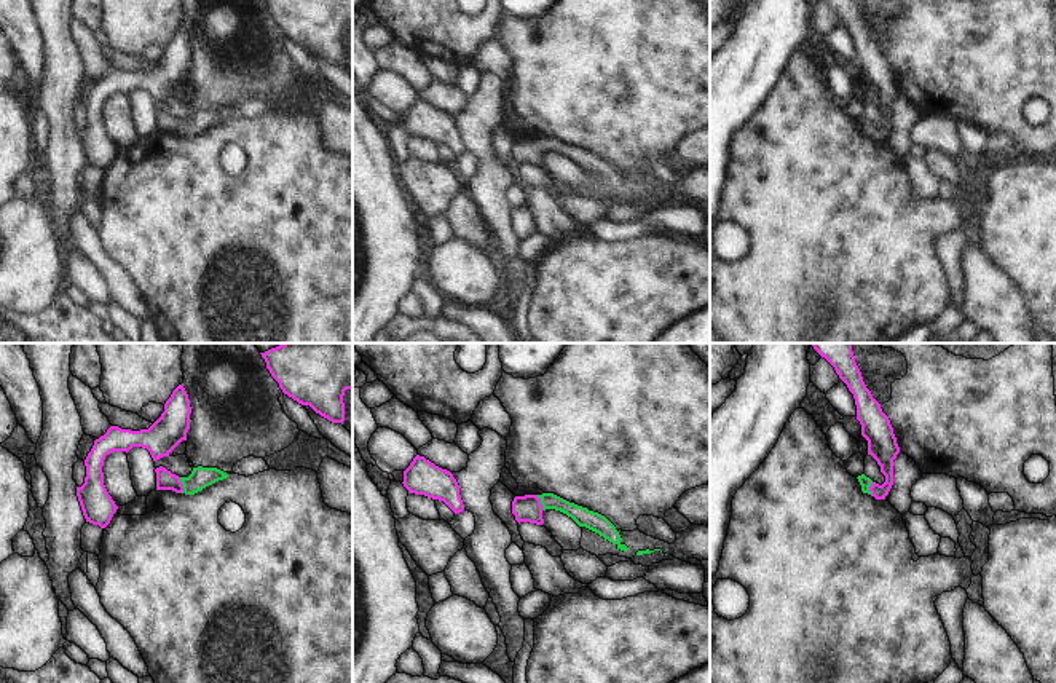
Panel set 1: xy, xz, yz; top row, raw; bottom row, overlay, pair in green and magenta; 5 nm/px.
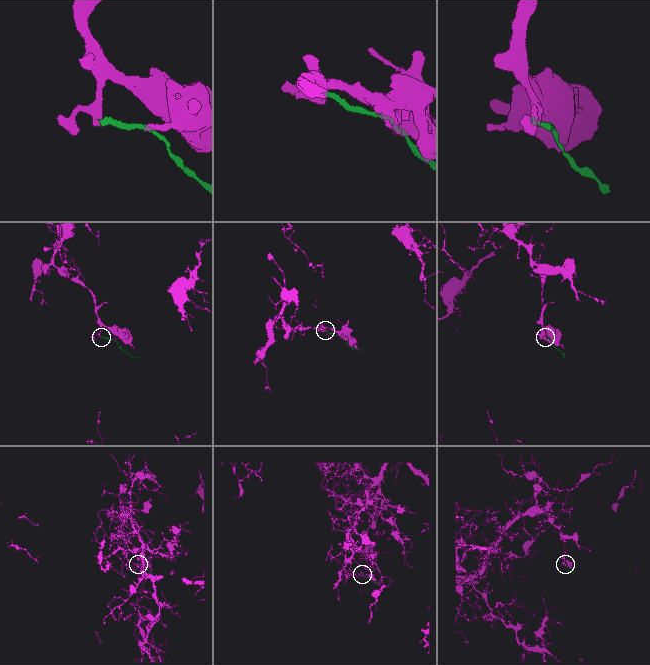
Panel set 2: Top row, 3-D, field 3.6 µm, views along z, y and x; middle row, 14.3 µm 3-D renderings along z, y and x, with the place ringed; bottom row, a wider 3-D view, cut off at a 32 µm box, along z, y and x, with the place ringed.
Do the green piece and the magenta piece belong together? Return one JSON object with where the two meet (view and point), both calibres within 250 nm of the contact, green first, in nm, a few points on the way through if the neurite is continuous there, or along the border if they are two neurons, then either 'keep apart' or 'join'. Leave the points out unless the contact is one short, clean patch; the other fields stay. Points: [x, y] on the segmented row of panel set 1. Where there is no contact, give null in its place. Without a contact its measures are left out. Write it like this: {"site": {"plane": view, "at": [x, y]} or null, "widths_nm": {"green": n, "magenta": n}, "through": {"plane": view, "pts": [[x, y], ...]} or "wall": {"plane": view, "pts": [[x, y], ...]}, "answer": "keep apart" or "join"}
{"site": {"plane": "xy", "at": [182, 484]}, "widths_nm": {"green": 110, "magenta": 100}, "through": {"plane": "xy", "pts": [[200, 477], [193, 484], [182, 484], [165, 479]]}, "answer": "join"}

